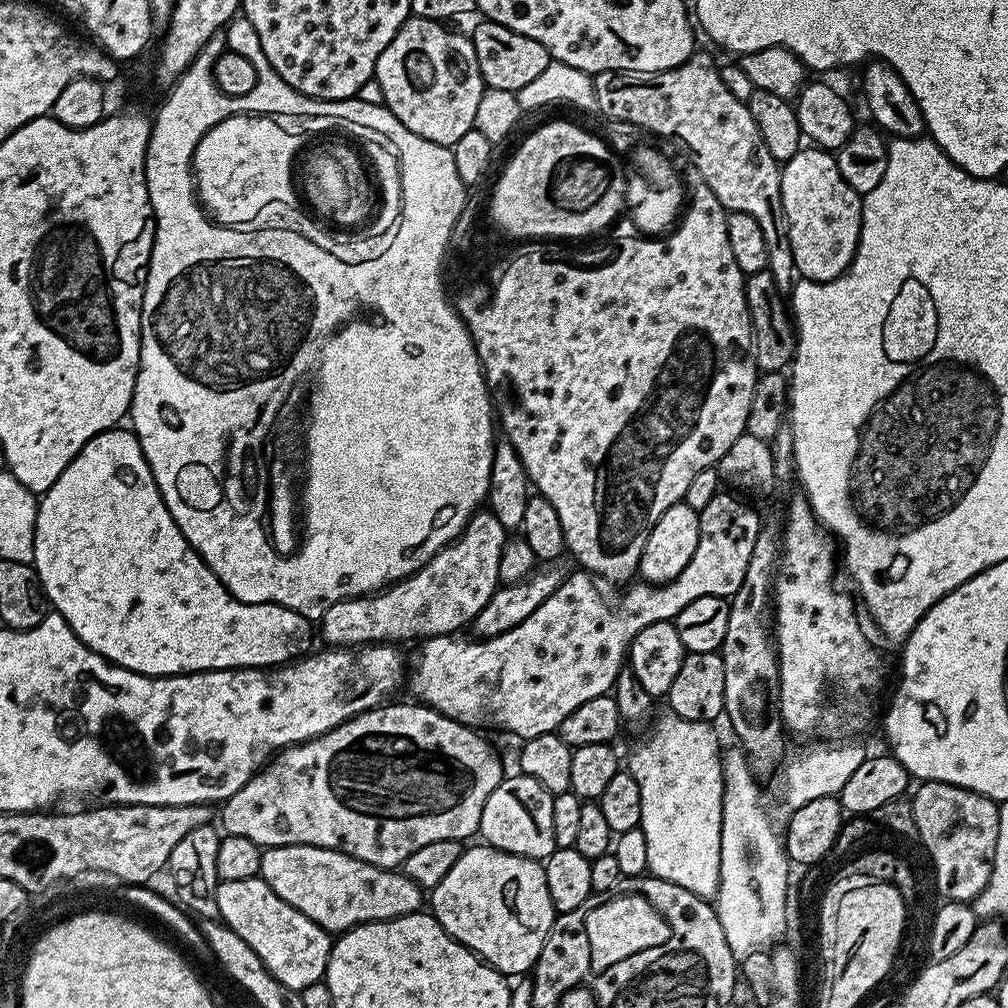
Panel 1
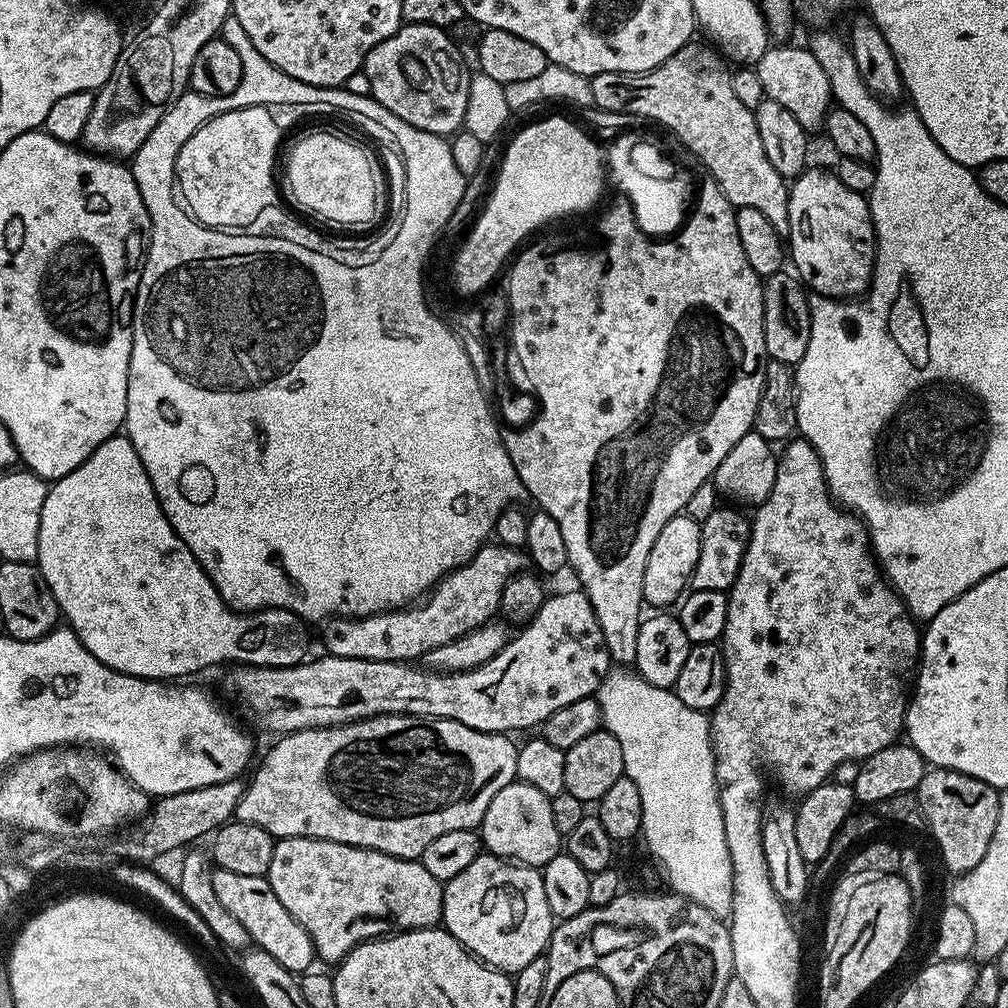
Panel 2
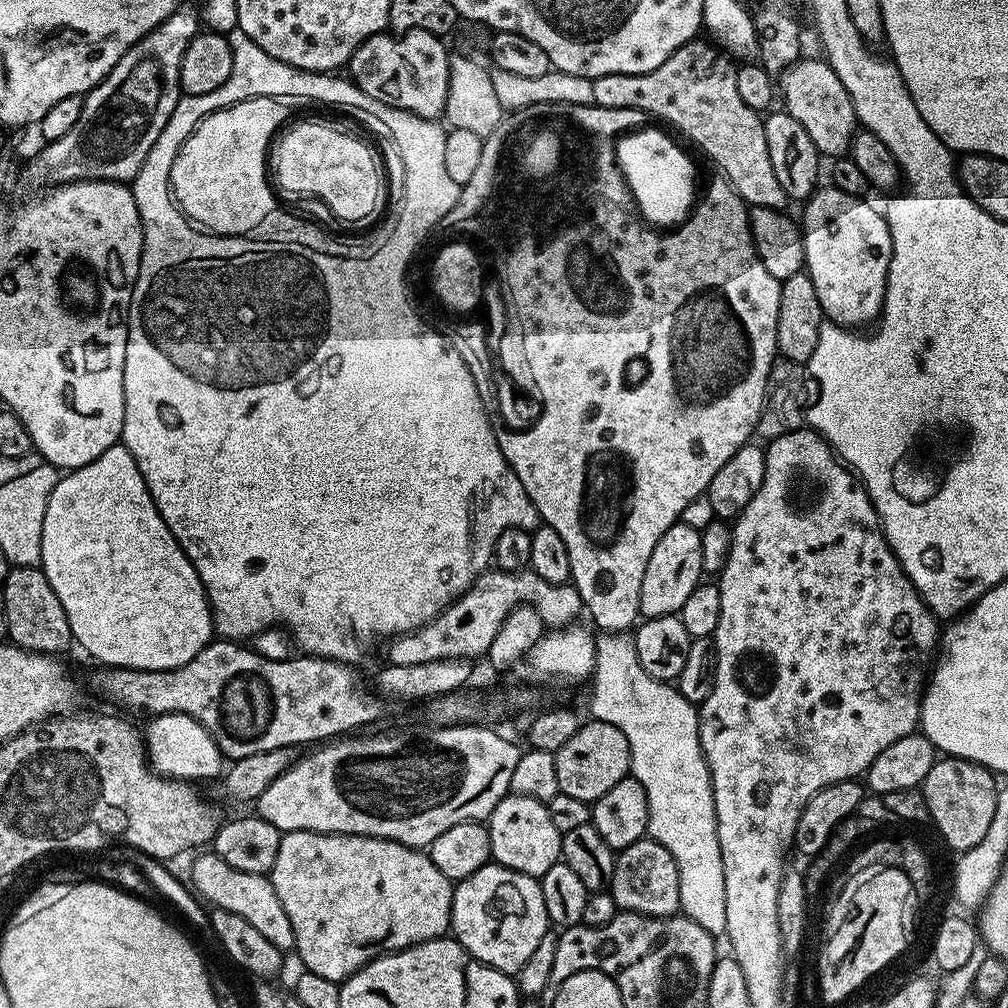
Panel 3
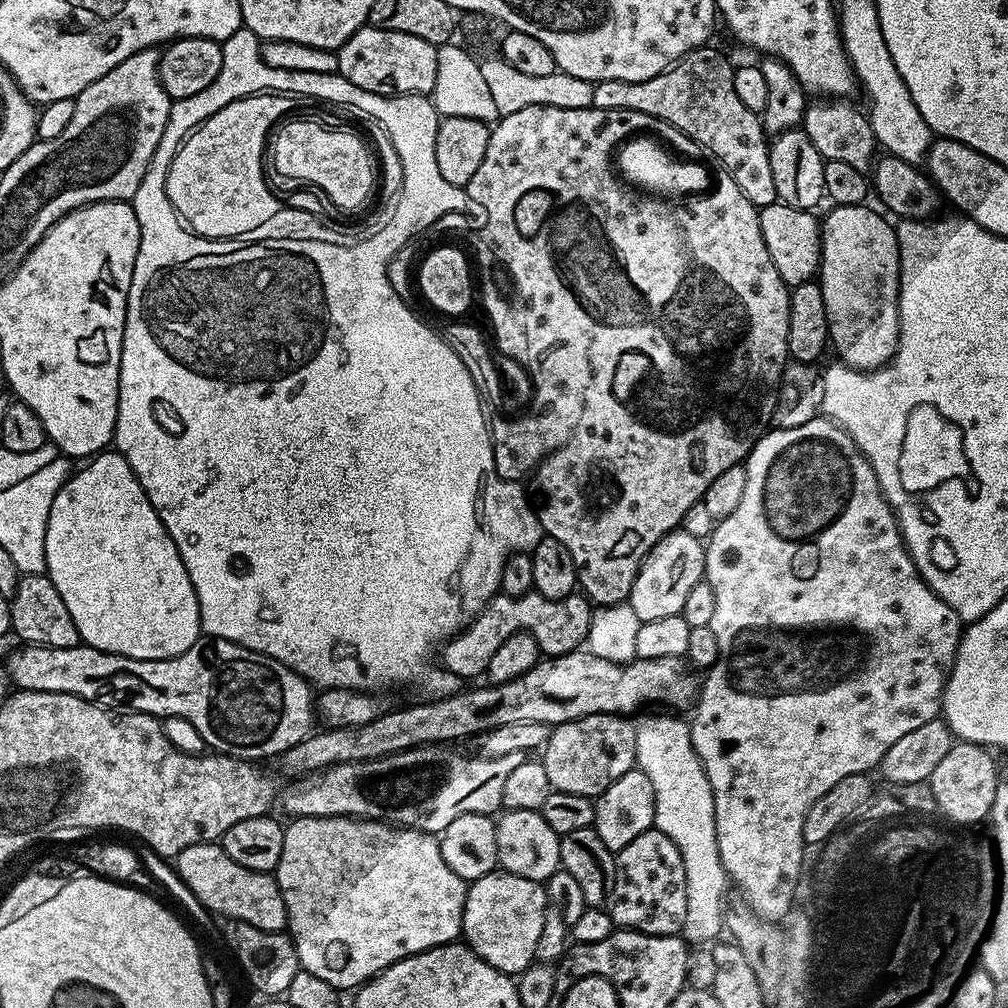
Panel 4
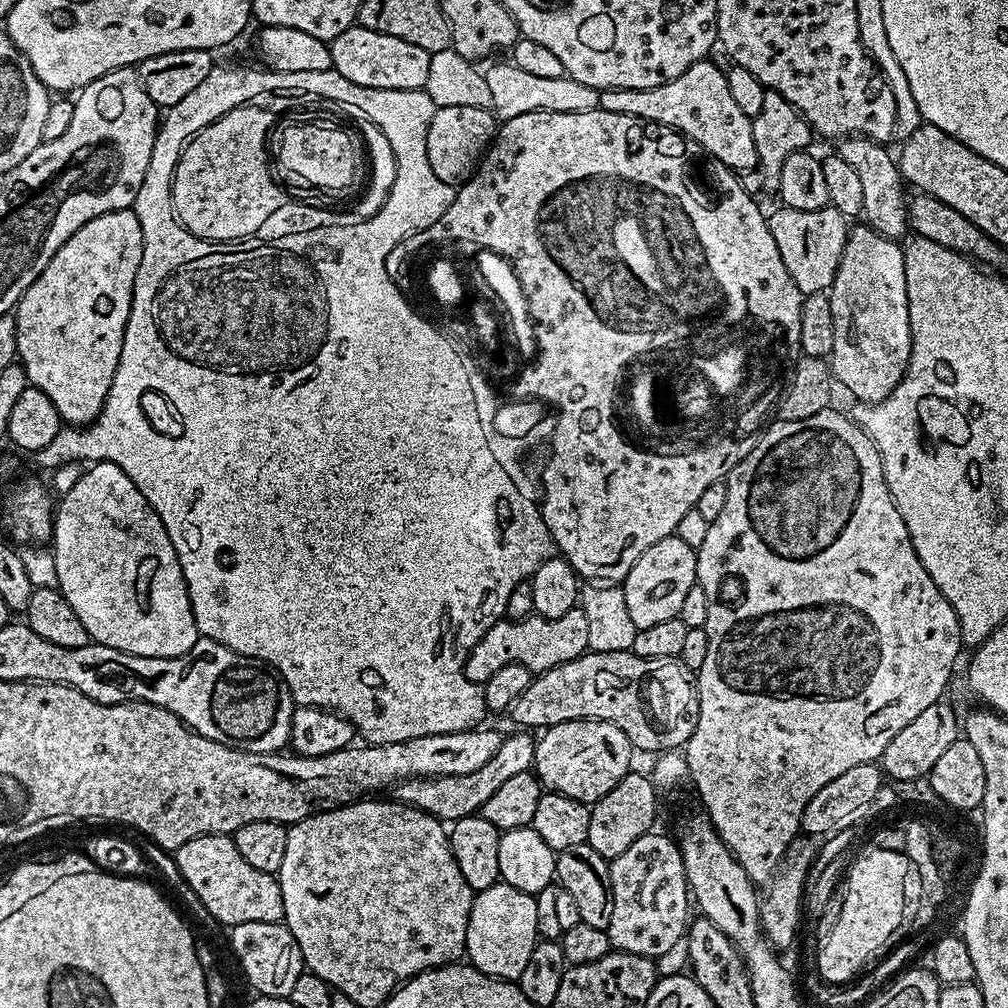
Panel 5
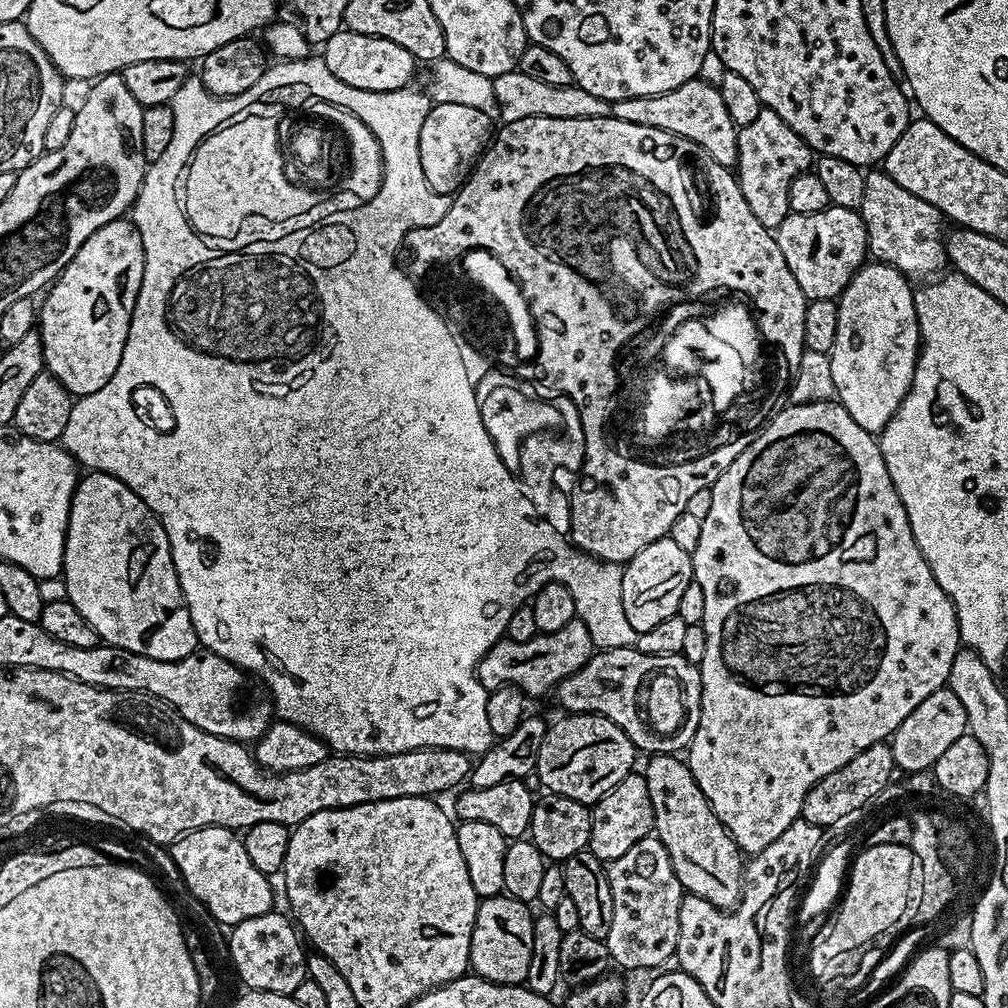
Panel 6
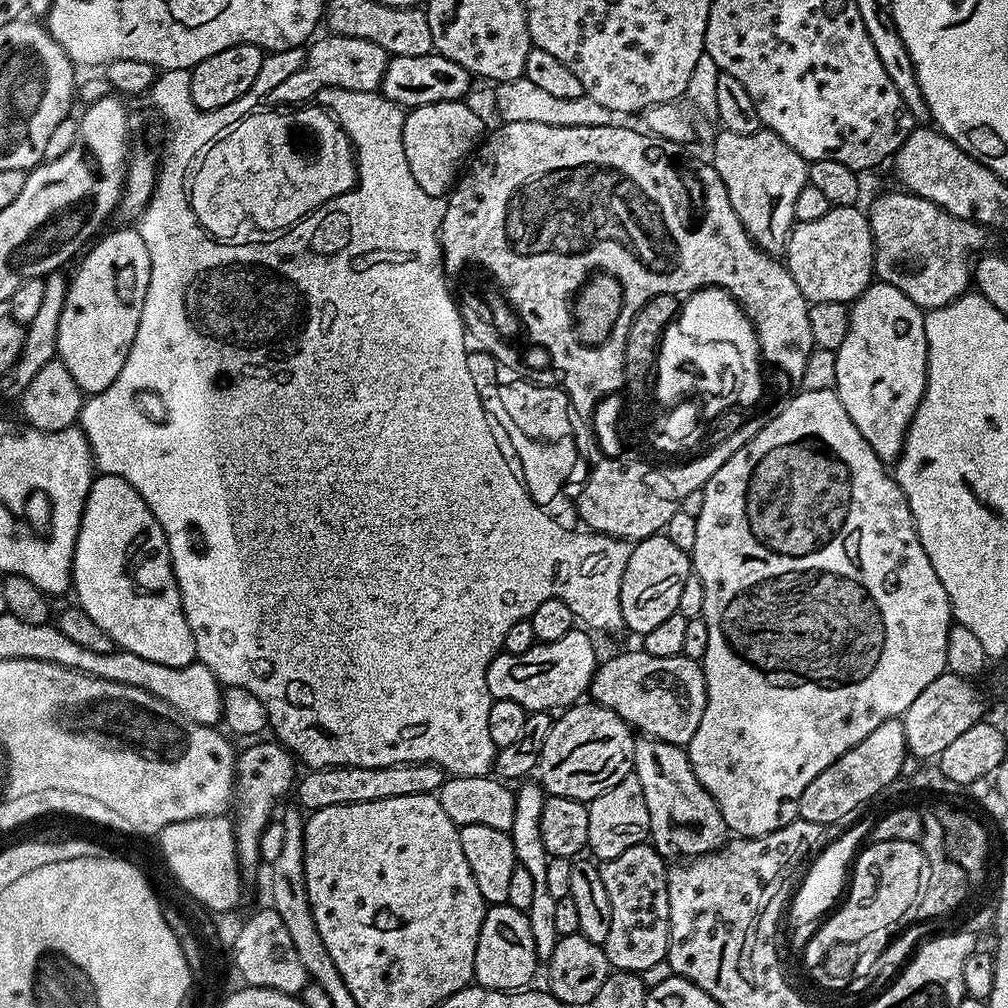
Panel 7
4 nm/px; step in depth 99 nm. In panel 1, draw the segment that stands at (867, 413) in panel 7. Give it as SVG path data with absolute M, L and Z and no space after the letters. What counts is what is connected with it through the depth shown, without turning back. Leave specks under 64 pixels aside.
M815 146L801 147L794 158L783 161L780 169L782 206L790 234L790 250L794 250L797 273L803 279L826 282L838 278L852 264L862 226L862 196L842 178L838 162L831 151Z

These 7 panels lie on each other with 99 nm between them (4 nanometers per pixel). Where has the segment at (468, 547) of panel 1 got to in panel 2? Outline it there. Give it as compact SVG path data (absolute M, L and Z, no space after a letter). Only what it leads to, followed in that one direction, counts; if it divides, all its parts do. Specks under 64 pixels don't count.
M489 542L476 551L474 558L470 558L470 562L466 562L462 567L448 573L435 588L431 589L430 594L425 595L422 602L415 606L405 606L391 612L379 612L377 616L361 616L359 618L337 616L323 621L323 651L329 656L338 658L419 661L427 652L434 650L434 646L446 646L446 642L454 642L470 630L493 619L500 612L500 599L502 590L506 590L506 582L518 575L519 572L525 571L529 564L527 551L511 548L499 542Z

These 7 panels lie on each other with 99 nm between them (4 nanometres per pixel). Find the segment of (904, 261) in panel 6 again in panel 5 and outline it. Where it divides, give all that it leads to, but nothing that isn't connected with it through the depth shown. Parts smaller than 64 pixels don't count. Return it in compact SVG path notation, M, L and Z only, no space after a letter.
M850 136L841 139L838 144L838 155L846 158L849 166L854 166L858 179L862 185L864 207L862 216L867 227L875 232L881 232L887 240L899 241L900 235L909 231L908 201L906 199L905 181L902 179L897 161L888 152L884 152L885 145L880 142L867 140L864 136Z

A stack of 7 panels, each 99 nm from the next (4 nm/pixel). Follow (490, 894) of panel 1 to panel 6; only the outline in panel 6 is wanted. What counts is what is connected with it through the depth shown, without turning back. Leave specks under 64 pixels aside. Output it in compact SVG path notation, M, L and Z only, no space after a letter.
M507 894L481 899L470 942L470 968L475 975L495 984L524 984L530 950L534 950L534 912L530 909Z

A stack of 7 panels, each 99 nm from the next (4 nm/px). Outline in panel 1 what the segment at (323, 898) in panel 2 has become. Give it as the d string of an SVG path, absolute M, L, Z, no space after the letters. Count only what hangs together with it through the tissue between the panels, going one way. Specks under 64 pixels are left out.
M295 844L294 846L278 846L266 848L262 851L262 866L259 879L264 880L294 910L302 910L310 922L318 922L320 928L325 928L330 934L349 932L351 928L357 928L360 924L369 924L379 920L393 920L399 916L405 916L411 912L421 911L425 903L425 893L403 871L391 868L379 868L370 866L350 854L342 854L333 848L322 846L306 846Z

